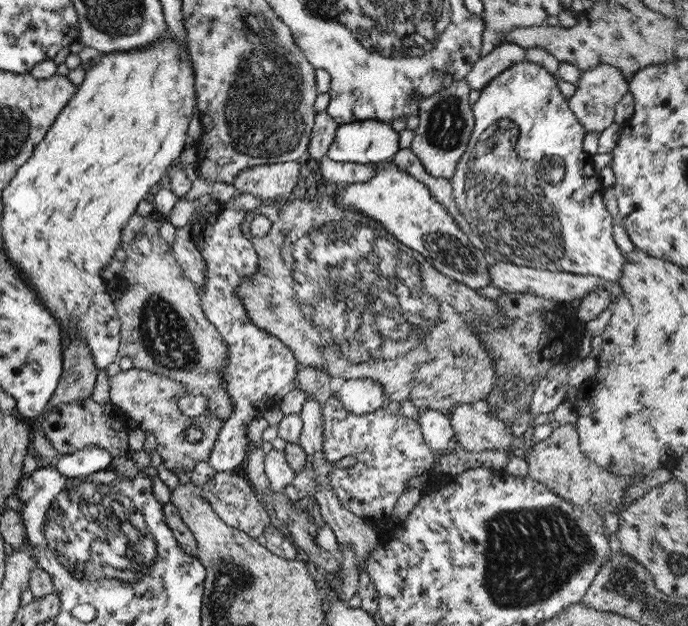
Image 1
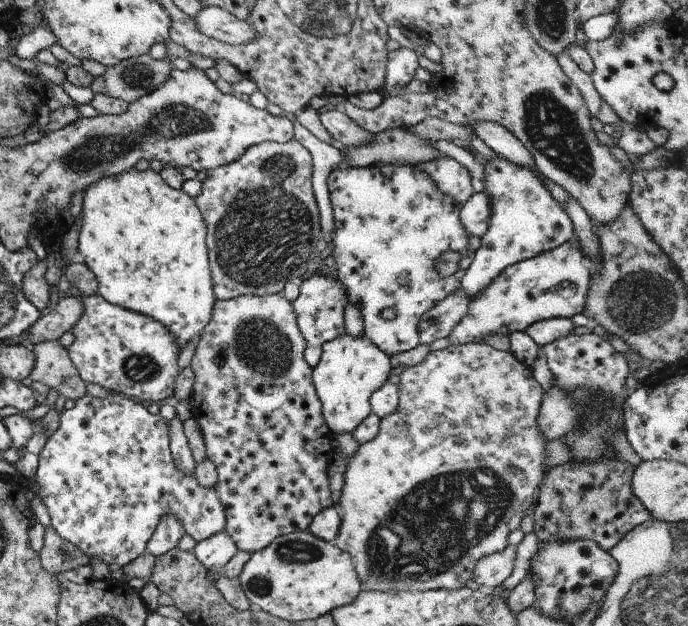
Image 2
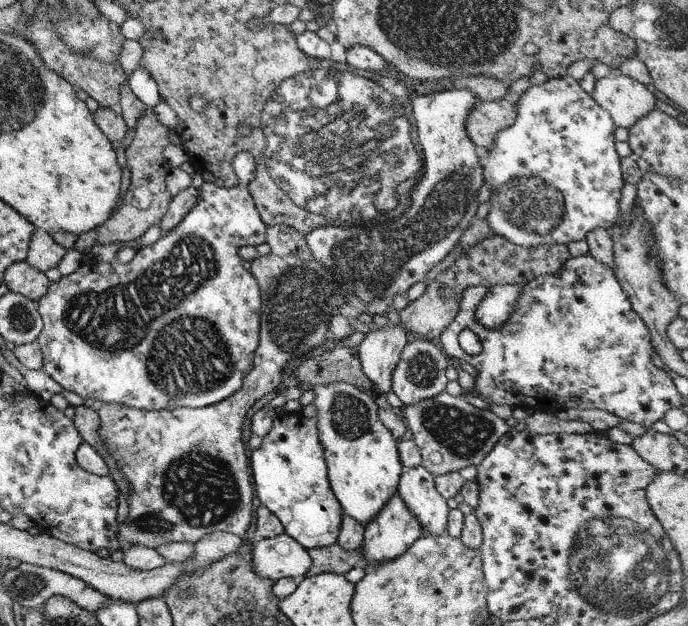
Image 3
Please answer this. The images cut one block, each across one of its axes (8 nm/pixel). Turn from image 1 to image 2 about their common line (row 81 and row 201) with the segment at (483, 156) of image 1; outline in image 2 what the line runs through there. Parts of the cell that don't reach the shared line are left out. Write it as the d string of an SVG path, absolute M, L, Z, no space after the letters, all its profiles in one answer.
M501 156L479 160L483 164L483 192L489 196L491 214L485 234L479 237L479 248L475 250L471 264L459 281L459 288L469 299L475 298L475 294L483 290L506 266L529 260L575 238L569 216L551 198L535 171L511 164Z

